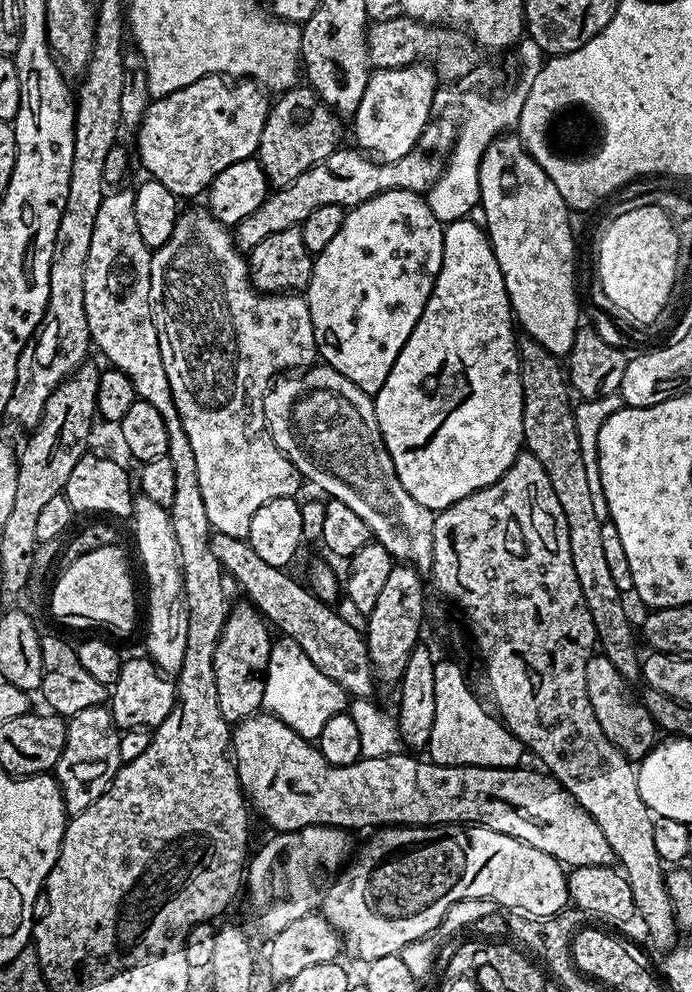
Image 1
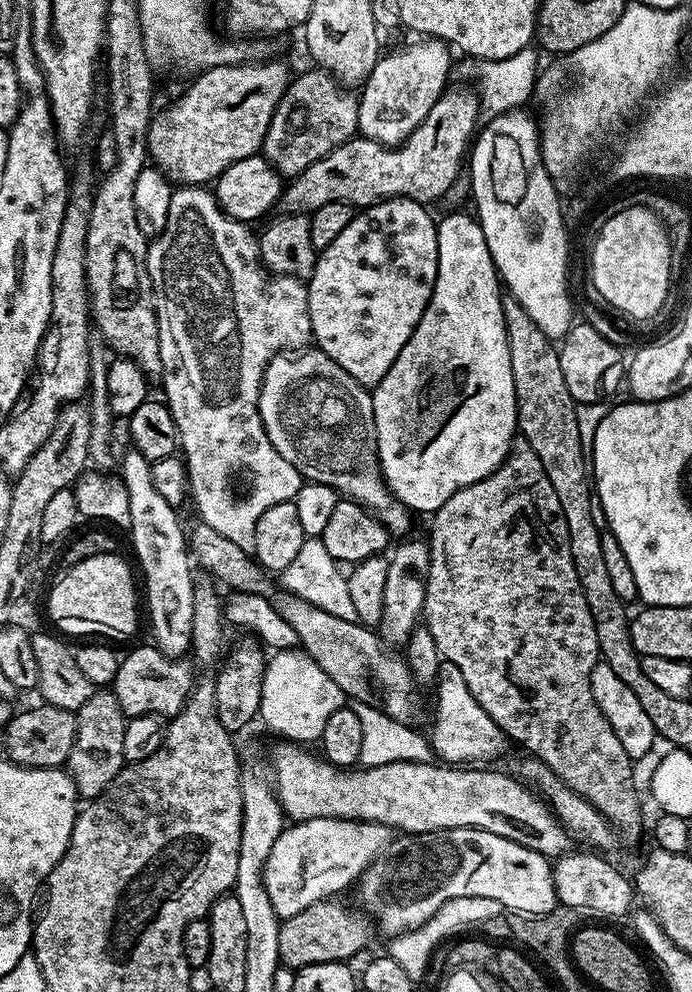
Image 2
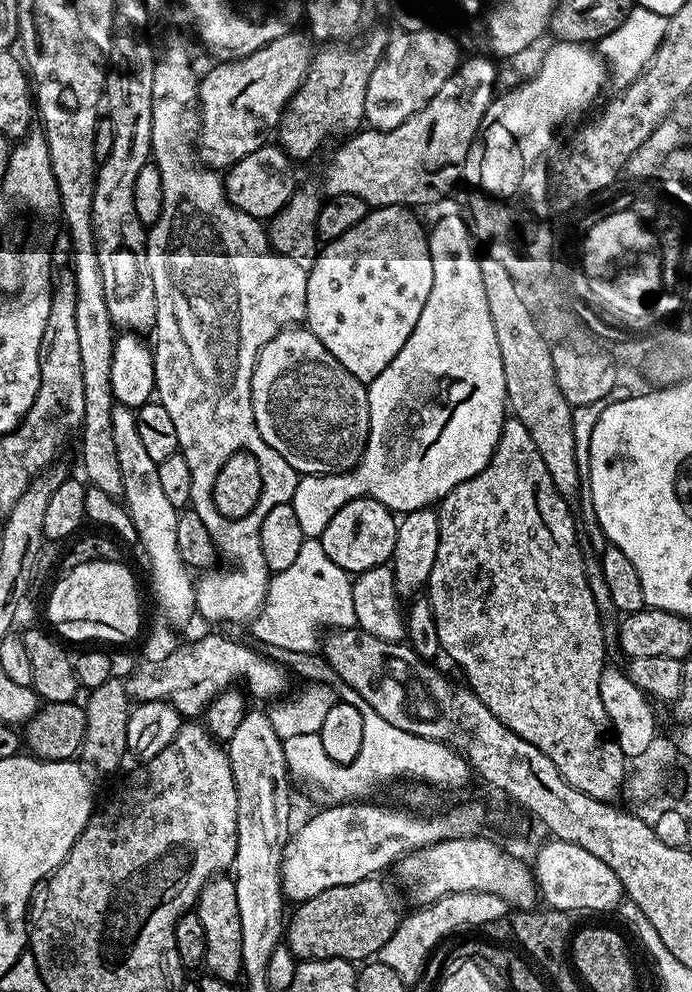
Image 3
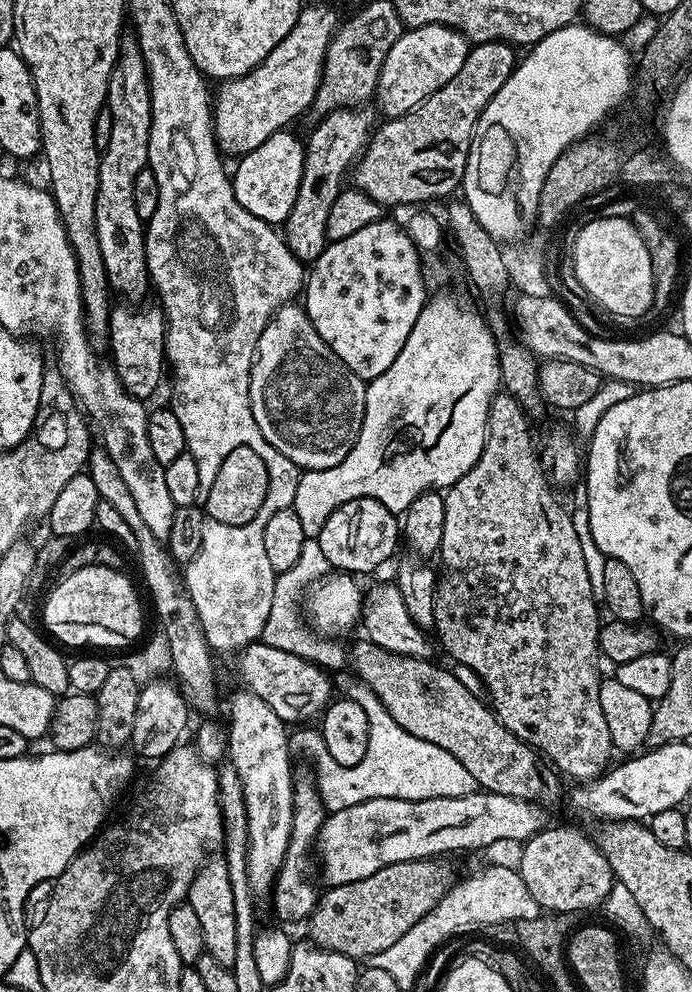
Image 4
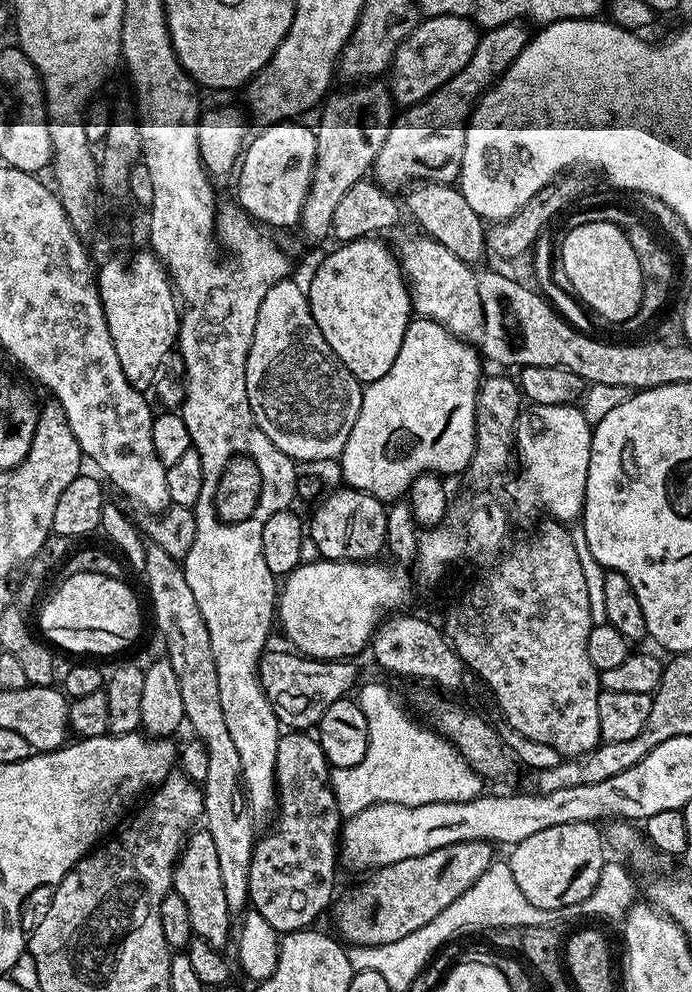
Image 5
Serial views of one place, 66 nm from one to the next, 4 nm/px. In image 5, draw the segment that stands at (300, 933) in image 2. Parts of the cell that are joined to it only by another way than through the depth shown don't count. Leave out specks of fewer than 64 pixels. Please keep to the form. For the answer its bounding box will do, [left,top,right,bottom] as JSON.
[335,840,494,946]

